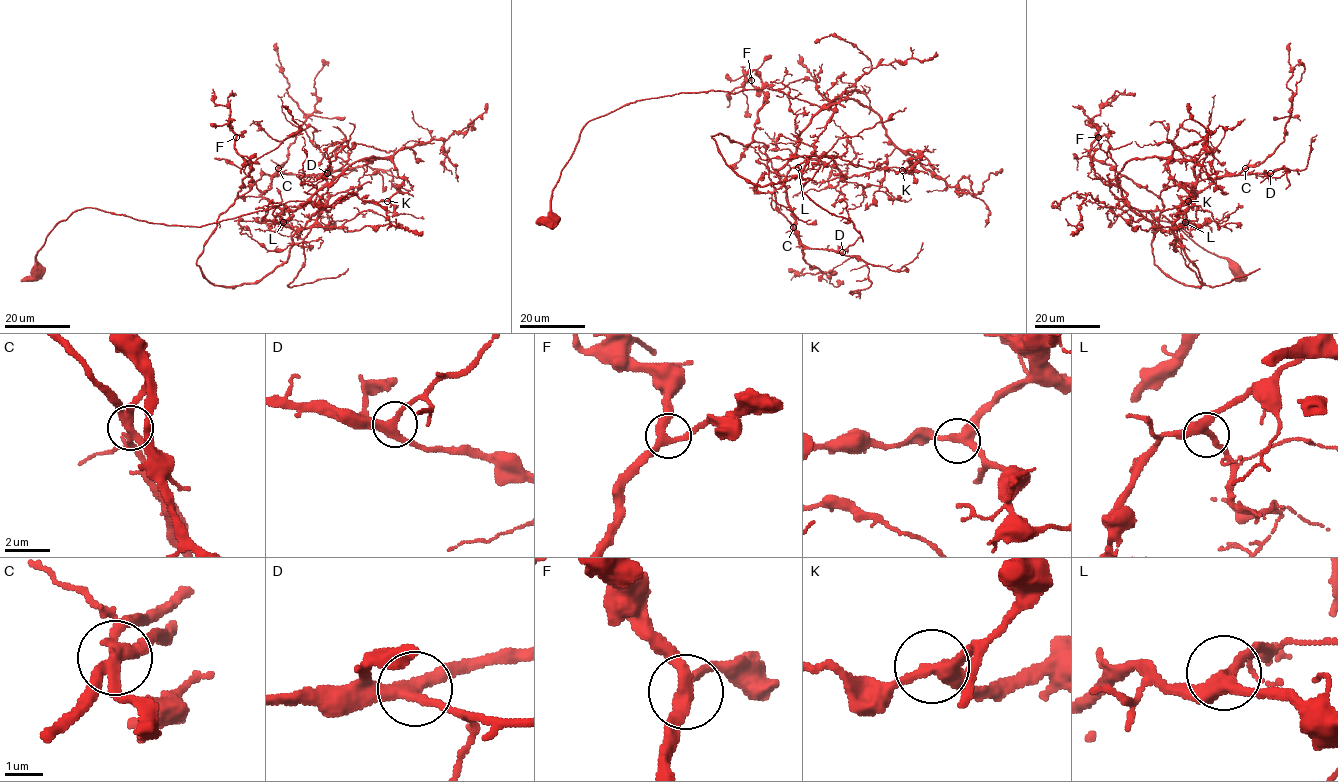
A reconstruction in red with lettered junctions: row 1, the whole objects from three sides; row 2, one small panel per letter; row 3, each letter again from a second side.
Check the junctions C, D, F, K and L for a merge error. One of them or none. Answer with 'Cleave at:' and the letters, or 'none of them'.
Cleave at: C

